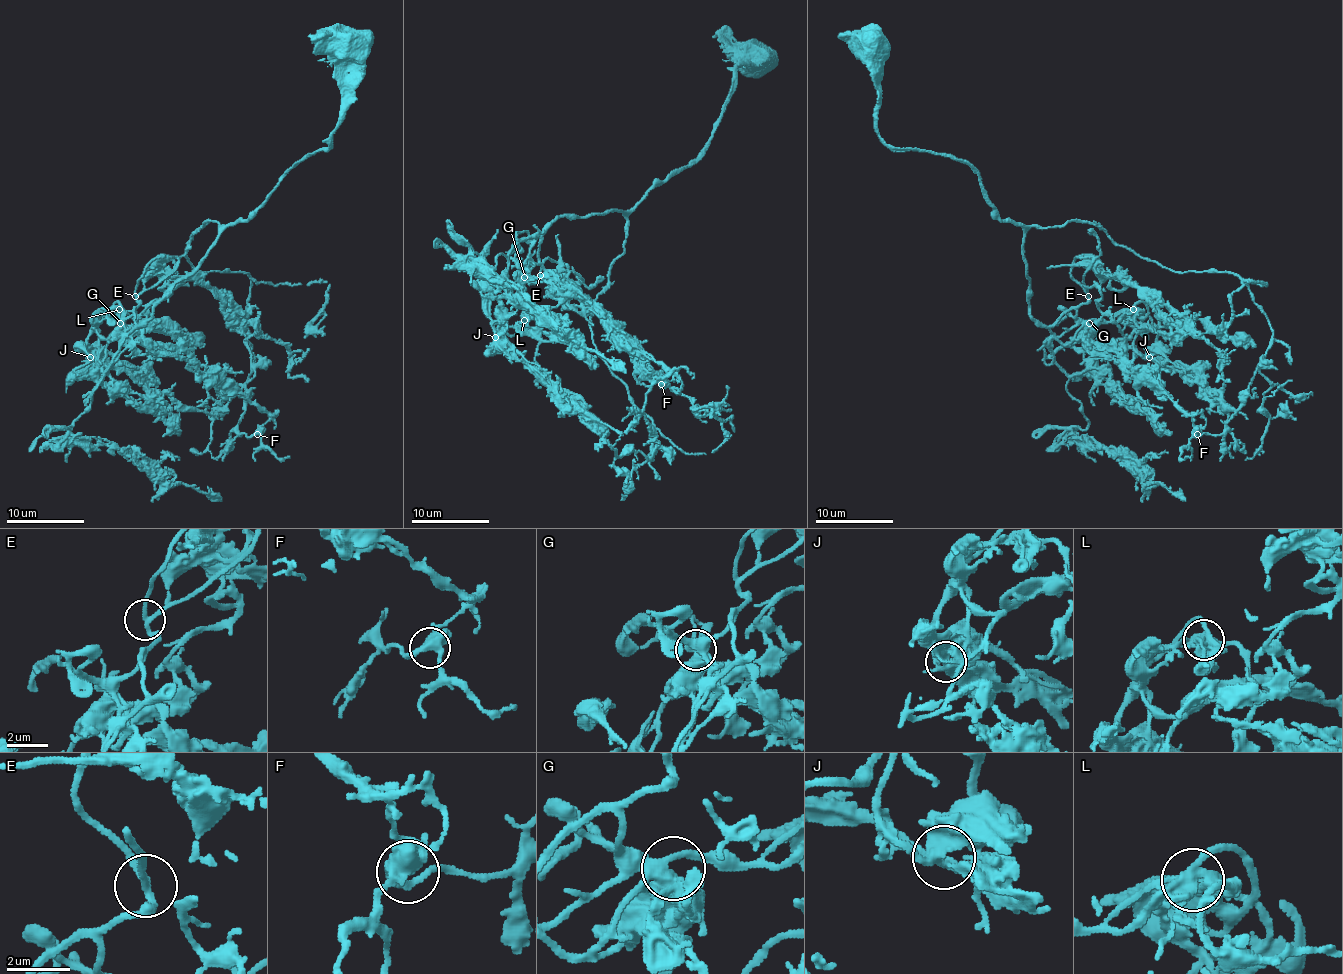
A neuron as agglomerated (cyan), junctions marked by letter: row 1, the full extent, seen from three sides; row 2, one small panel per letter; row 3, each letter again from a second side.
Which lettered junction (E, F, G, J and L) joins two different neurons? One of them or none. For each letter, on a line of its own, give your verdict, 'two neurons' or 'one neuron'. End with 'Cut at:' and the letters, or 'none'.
E: one neuron
F: one neuron
G: one neuron
J: one neuron
L: one neuron
Cut at: none

